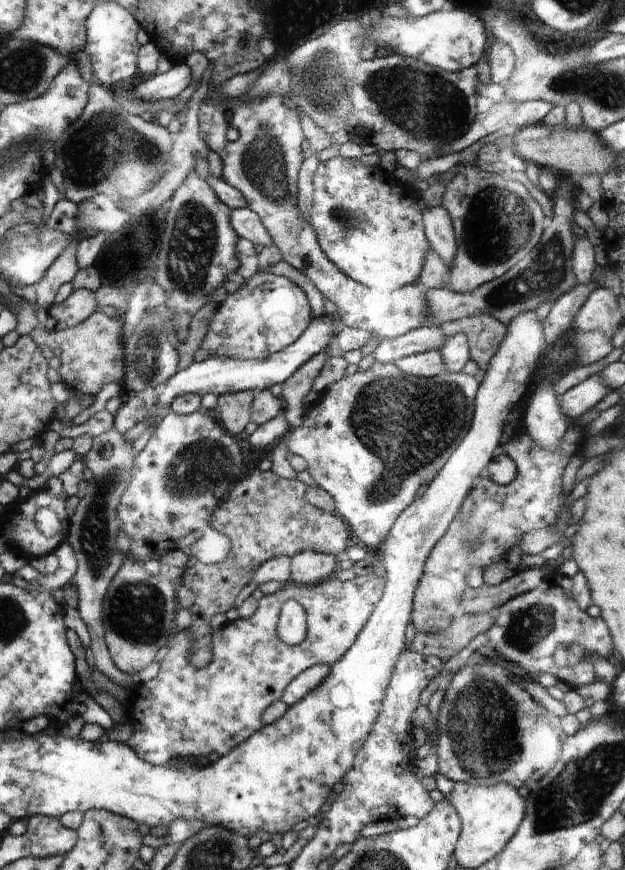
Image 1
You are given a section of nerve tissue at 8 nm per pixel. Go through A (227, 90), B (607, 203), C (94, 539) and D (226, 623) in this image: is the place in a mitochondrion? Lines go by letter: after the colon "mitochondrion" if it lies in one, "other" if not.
A: other
B: other
C: mitochondrion
D: other

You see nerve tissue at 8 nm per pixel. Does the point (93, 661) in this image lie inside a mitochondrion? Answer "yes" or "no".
no

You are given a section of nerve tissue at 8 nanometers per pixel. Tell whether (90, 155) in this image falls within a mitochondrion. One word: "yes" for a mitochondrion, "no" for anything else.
yes

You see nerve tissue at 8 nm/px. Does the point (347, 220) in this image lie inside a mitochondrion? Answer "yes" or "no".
yes

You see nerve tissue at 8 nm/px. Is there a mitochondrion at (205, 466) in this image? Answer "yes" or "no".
yes

